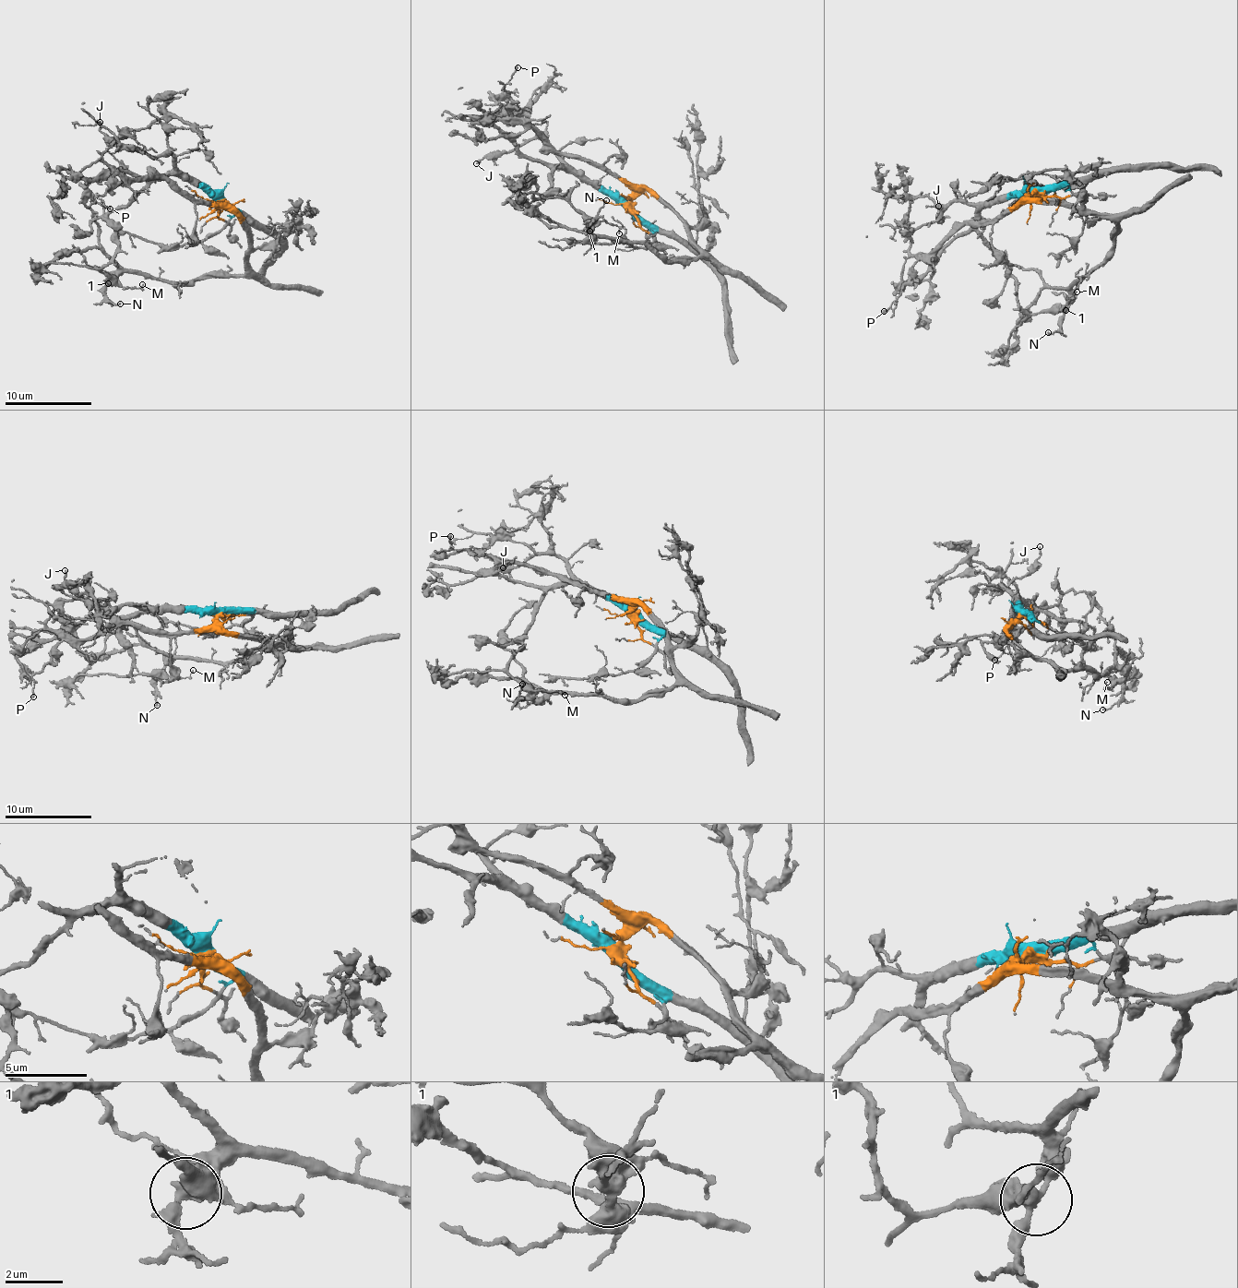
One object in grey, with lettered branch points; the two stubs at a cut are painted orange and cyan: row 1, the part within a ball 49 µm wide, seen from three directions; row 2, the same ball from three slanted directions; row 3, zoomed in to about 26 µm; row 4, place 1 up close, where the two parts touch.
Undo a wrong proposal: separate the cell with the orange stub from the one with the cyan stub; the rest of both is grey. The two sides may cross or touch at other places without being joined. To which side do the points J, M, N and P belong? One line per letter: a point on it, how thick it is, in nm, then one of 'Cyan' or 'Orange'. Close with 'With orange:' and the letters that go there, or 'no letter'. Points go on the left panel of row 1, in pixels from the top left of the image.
J: Place: (100, 122). Thickness 180 nm. Cyan
M: Place: (142, 284). Thickness 110 nm. Cyan
N: Place: (120, 304). Thickness 120 nm. Orange
P: Place: (110, 208). Thickness 150 nm. Orange
With orange: N, P

